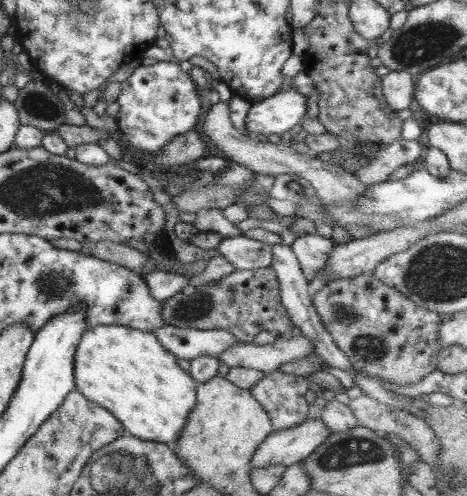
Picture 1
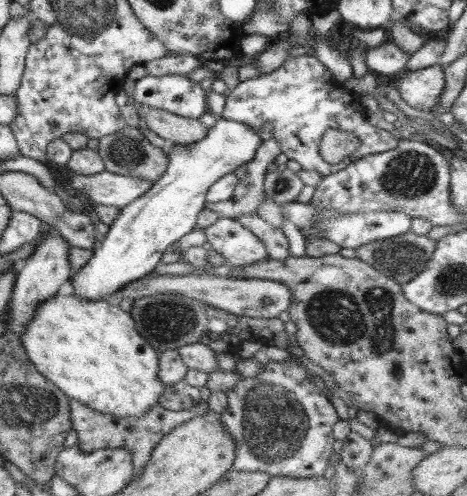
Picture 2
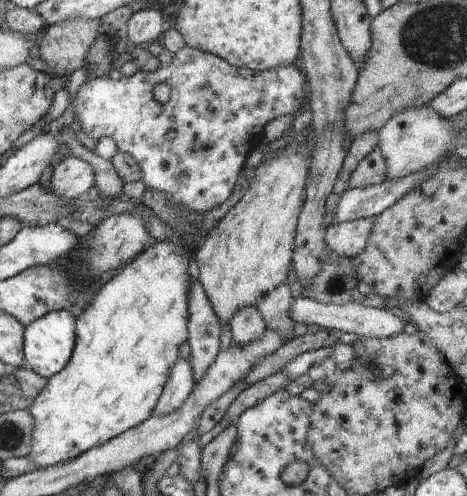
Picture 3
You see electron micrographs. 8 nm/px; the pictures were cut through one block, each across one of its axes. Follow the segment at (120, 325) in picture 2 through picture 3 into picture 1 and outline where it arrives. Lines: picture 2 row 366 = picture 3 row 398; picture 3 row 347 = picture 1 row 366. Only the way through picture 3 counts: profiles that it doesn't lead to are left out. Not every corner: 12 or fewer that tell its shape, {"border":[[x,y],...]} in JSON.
{"border":[[87,328],[75,390],[175,444],[197,382],[153,332]]}

